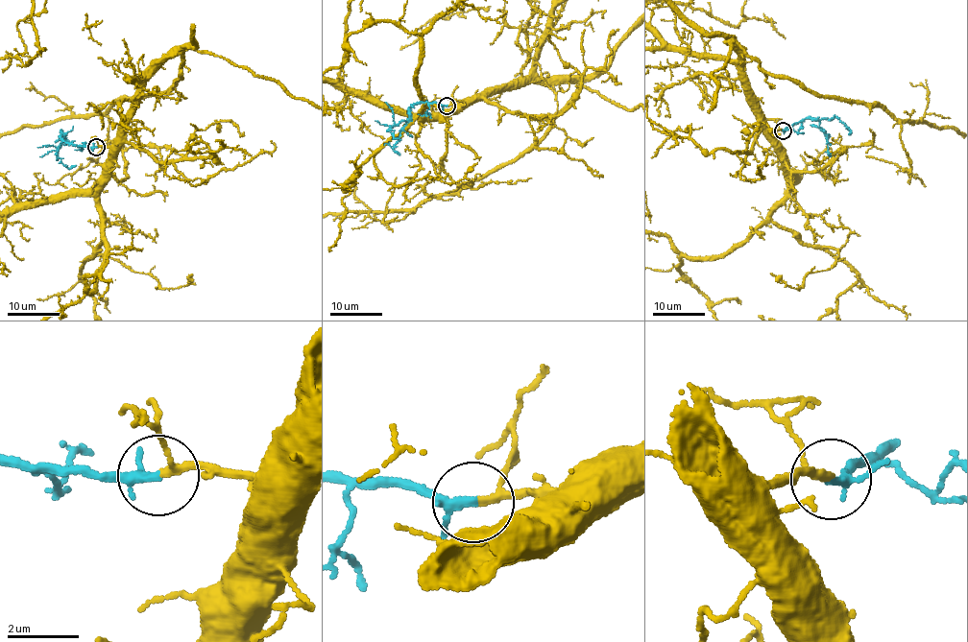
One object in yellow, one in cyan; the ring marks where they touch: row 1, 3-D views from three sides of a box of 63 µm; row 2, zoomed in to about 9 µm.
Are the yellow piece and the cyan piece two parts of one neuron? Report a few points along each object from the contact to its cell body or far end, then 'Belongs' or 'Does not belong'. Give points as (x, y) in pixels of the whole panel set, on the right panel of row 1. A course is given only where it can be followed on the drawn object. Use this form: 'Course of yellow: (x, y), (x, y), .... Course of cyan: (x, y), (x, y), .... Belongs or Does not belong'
Course of cyan: (782, 130), (807, 119), (815, 119), (827, 136), (829, 154). Belongs

